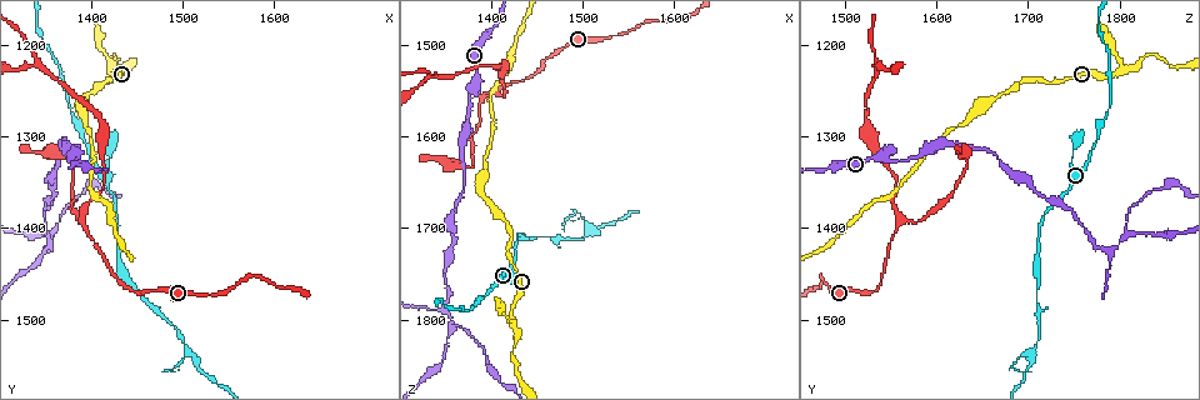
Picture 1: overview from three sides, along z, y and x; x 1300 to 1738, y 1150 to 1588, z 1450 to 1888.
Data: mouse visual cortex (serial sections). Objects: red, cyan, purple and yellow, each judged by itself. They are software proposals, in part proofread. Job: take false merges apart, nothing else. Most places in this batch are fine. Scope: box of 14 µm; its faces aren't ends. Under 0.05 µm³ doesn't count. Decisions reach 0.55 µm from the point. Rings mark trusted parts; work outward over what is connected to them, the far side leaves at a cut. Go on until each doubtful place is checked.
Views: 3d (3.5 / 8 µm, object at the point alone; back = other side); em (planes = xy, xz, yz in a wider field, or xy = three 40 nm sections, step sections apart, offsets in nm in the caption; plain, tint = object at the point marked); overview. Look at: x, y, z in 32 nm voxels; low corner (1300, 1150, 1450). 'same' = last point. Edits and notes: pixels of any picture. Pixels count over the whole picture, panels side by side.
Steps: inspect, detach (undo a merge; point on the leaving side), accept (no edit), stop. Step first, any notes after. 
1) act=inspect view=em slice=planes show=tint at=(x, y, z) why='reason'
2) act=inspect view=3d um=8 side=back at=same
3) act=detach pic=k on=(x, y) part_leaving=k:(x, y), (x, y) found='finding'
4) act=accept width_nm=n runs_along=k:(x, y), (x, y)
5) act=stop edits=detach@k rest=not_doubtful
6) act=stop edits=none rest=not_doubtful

act=inspect view=3d um=3.5 at=(1390, 1395, 1555) why='three arms meet'

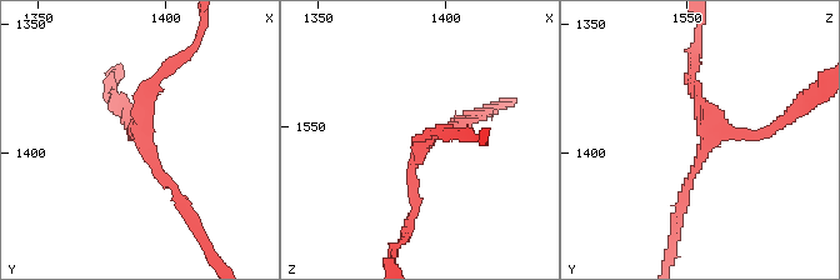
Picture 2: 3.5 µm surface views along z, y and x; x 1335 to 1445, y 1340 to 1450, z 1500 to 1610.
act=inspect view=em slice=planes show=tint at=(1390, 1394, 1558)

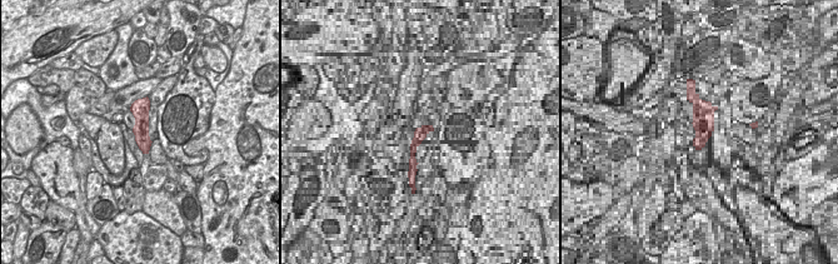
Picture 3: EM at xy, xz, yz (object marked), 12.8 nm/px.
act=inspect view=em slice=xy step=1 show=tint at=same why='cut it another way'

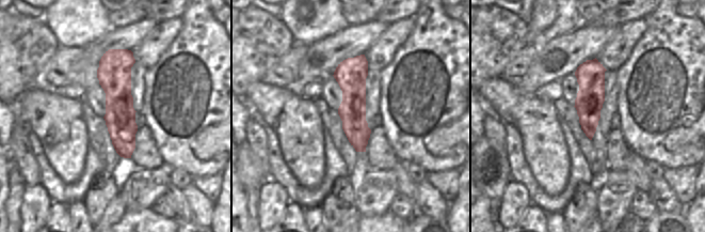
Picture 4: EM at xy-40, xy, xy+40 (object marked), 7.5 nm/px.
act=accept runs_along=4:(125, 51), (121, 124), (128, 155) found='one cell here'

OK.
act=inspect view=3d um=3.5 at=(1345, 1220, 1535) why='arms part here'

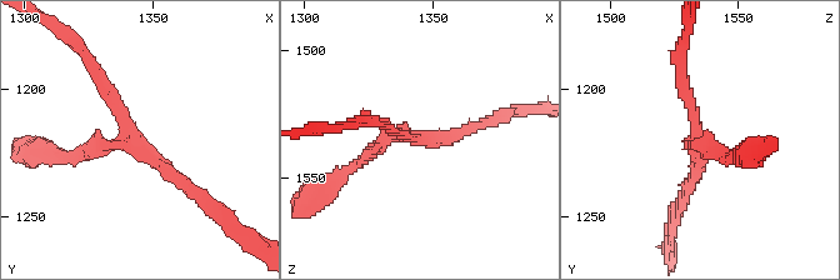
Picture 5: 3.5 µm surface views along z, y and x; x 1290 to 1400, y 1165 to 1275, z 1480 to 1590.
act=inspect view=em slice=planes show=tint at=(1341, 1221, 1534) arms=3 arm_widths_nm=150,150,150

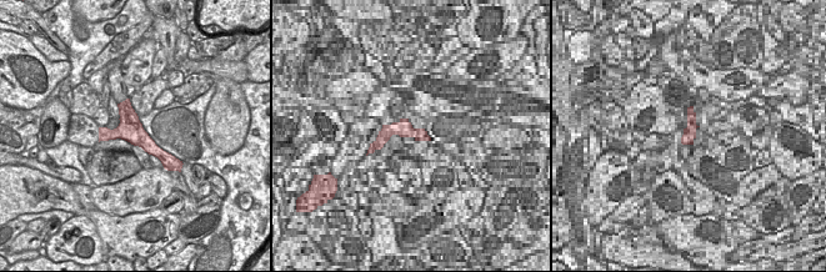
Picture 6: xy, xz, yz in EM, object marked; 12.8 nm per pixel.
act=accept found='continuous, no second cell'

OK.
act=inspect view=3d um=3.5 side=back at=(1355, 1425, 1785) why='sharp bend'

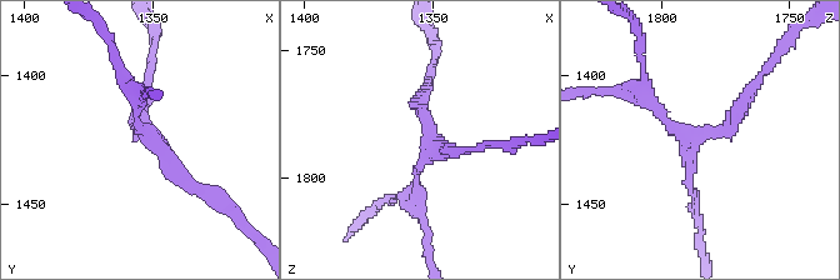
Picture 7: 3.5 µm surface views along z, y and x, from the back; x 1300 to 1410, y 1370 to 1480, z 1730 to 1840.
act=inspect view=em slice=xy step=2 show=tint at=(1351, 1424, 1788) arms=3 arm_widths_nm=100,200,200 why='need the tissue'

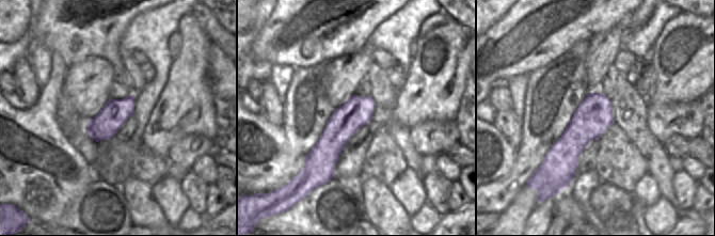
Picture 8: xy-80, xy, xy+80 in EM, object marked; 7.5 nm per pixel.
act=accept runs_along=7:(424, 90), (431, 150), (405, 195) found='one cell here'

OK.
act=inspect view=3d um=3.5 at=(1360, 1405, 1805) why='a fork'

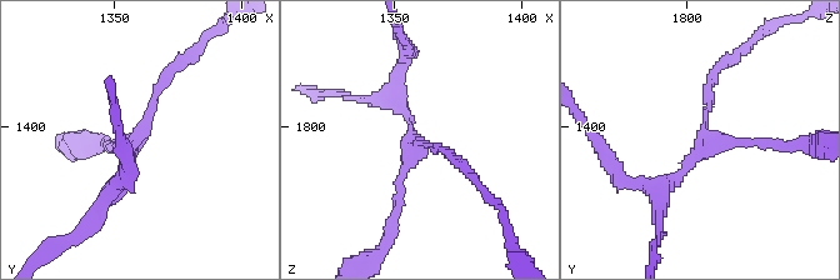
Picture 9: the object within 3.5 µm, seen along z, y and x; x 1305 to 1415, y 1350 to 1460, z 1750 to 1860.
act=inspect view=em slice=planes show=tint at=(1359, 1406, 1808) arms=3 arm_widths_nm=150,150,250 why='shape alone is not enough'

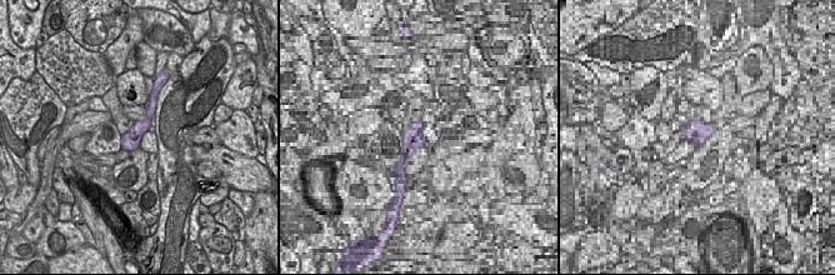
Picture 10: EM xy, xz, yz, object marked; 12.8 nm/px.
act=inspect view=em slice=xy step=5 show=tint at=same

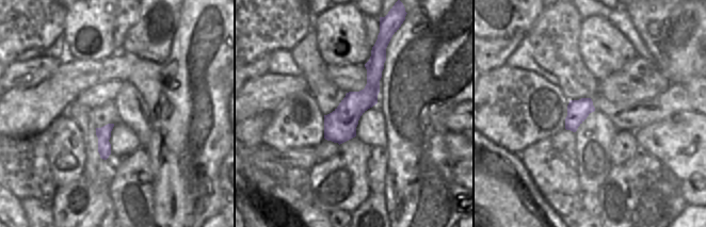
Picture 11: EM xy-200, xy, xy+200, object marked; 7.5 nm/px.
act=accept width_nm=240 runs_along=11:(379, 49), (371, 91), (327, 136) found='continuous, no second cell'

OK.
act=stop edits=none rest=not_doubtful

